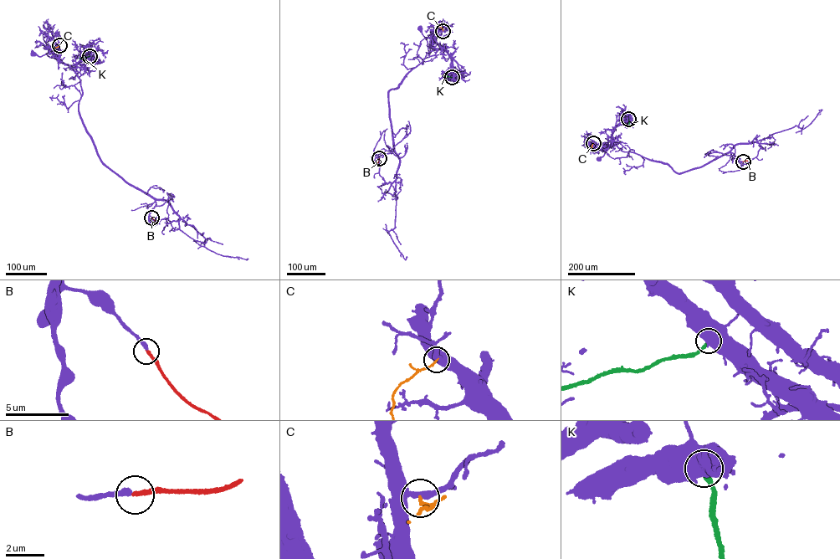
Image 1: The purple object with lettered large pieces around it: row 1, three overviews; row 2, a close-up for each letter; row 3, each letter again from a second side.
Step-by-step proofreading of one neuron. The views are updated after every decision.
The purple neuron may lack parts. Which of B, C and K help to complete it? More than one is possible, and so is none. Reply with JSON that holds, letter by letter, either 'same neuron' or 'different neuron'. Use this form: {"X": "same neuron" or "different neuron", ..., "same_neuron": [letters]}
{"B": "same neuron", "C": "different neuron", "K": "different neuron", "same_neuron": ["B"]}

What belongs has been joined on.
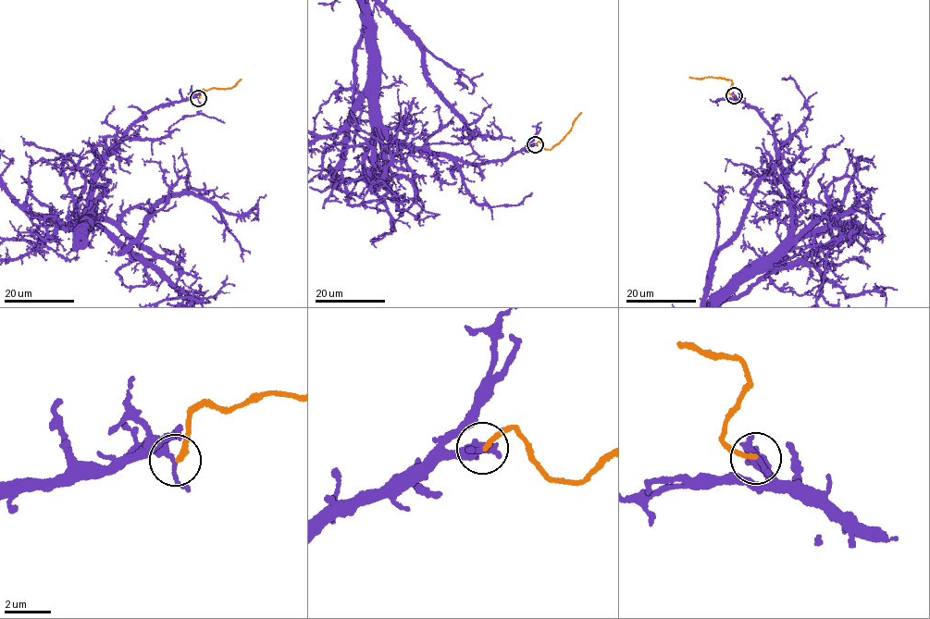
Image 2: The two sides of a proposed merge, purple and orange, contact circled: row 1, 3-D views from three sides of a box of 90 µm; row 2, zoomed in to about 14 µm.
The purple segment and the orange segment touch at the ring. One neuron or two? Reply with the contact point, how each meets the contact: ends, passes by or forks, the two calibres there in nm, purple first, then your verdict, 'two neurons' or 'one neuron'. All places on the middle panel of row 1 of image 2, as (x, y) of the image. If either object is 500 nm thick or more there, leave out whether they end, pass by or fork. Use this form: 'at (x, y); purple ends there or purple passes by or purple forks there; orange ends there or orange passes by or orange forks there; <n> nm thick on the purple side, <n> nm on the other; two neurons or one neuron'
at (535, 144); purple forks there; orange ends there; 200 nm thick on the purple side, 200 nm on the other; two neurons

